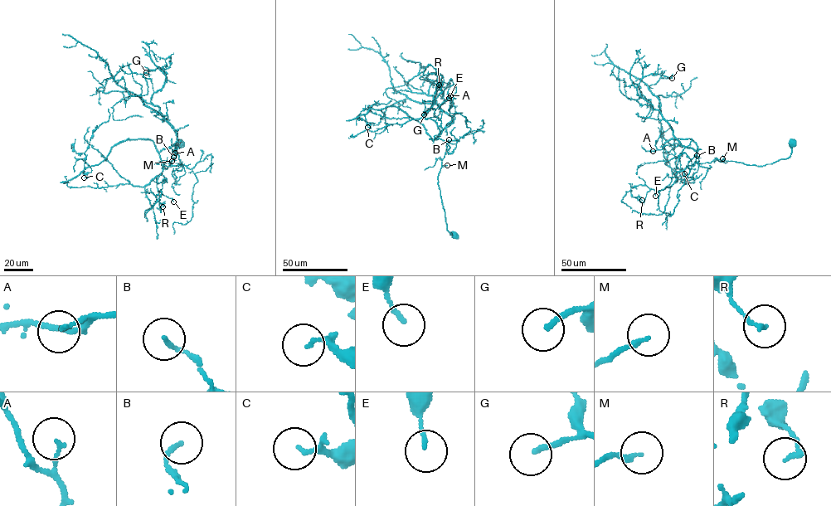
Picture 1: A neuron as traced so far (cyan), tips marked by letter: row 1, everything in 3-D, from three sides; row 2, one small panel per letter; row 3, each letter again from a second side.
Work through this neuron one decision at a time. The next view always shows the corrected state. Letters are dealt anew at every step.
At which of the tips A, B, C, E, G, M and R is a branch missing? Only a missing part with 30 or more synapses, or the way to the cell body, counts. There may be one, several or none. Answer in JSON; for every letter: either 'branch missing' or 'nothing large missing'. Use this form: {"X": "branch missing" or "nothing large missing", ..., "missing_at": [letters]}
{"A": "nothing large missing", "B": "nothing large missing", "C": "nothing large missing", "E": "nothing large missing", "G": "nothing large missing", "M": "nothing large missing", "R": "nothing large missing", "missing_at": []}

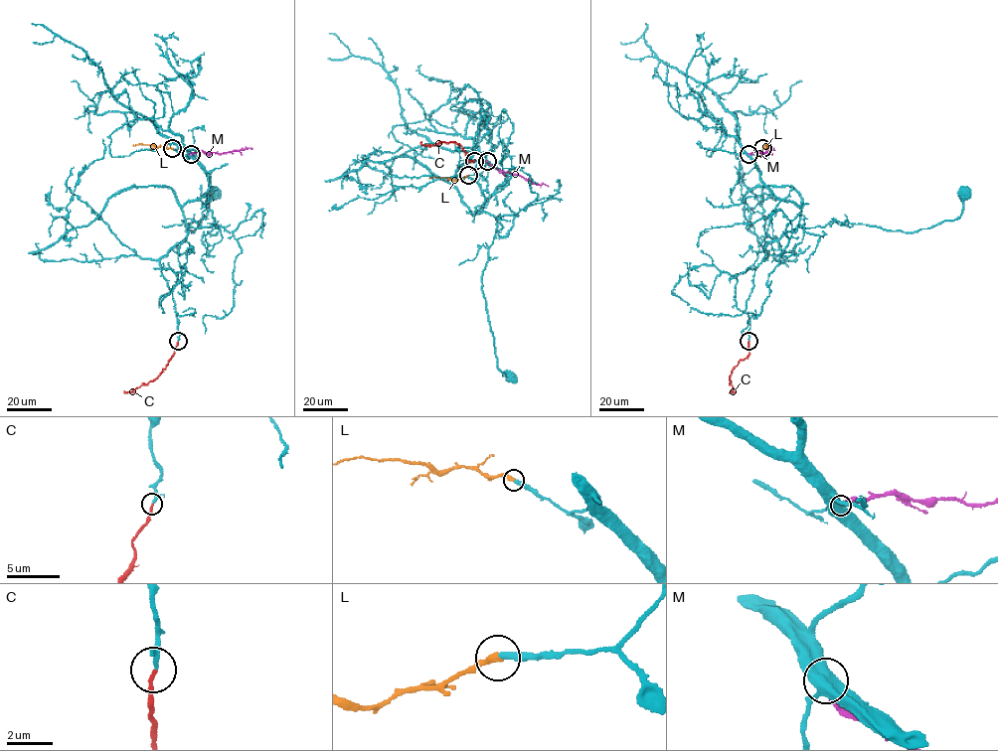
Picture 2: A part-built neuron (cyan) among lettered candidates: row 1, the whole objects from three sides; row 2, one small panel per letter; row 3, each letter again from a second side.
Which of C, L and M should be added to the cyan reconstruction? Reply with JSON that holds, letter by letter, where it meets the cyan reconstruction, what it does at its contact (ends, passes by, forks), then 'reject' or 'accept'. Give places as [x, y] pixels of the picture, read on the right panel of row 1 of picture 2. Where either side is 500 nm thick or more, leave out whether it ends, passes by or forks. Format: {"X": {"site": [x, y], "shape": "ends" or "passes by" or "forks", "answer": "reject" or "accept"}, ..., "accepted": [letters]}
{"C": {"site": [748, 341], "shape": "ends", "answer": "accept"}, "L": {"site": [762, 148], "shape": "ends", "answer": "accept"}, "M": {"site": [748, 154], "shape": "ends", "answer": "reject"}, "accepted": ["C", "L"]}

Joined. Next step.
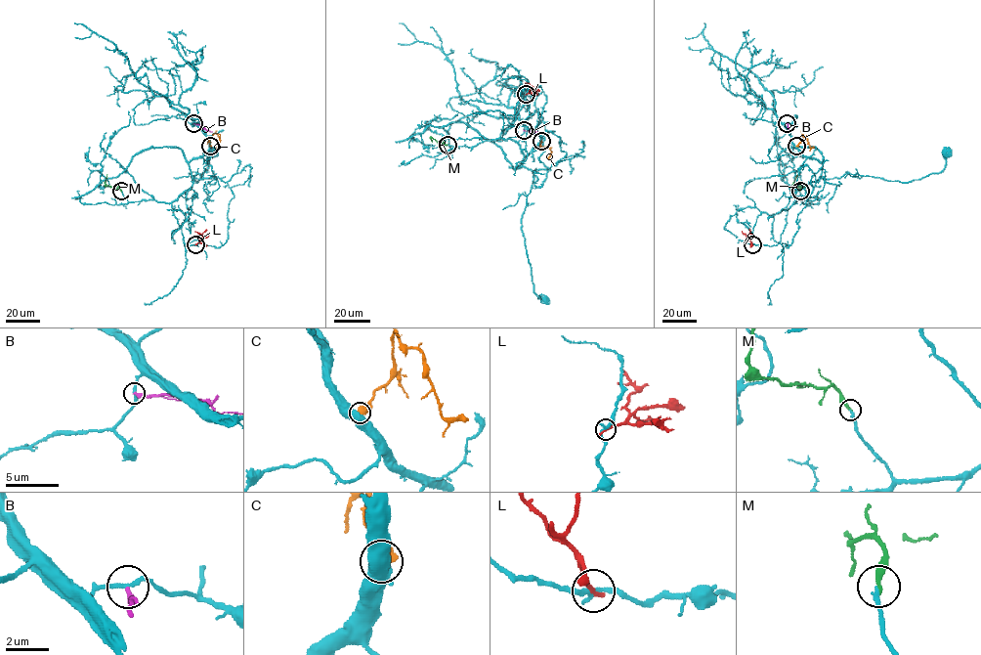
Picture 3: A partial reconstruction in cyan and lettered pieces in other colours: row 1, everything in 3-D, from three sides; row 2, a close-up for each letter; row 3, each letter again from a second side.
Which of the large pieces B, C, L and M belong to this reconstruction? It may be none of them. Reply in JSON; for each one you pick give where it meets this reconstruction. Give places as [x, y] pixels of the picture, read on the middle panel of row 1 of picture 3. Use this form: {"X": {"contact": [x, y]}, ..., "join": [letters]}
{"M": {"contact": [447, 145]}, "join": ["M"]}

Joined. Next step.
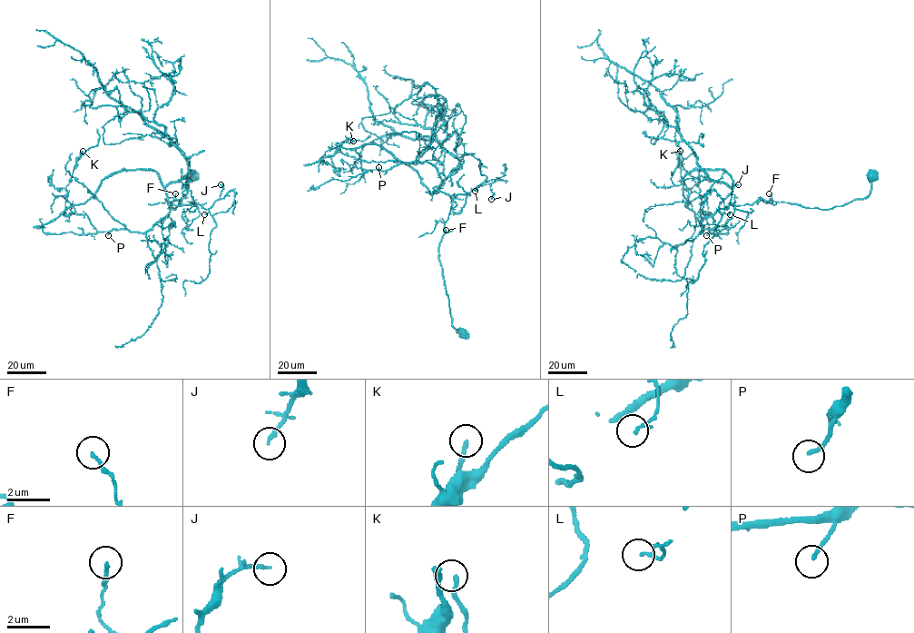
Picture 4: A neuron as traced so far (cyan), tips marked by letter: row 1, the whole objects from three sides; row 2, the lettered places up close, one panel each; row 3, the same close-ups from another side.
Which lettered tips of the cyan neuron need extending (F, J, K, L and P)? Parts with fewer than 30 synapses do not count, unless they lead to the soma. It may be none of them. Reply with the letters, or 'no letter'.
K

